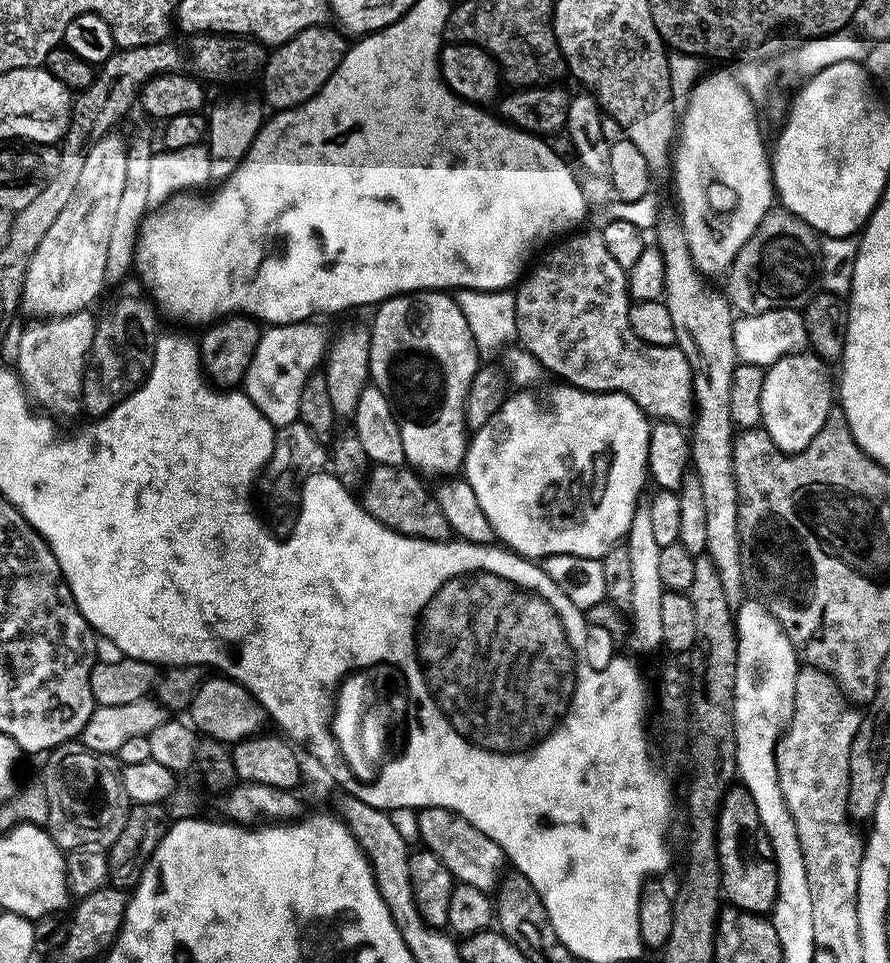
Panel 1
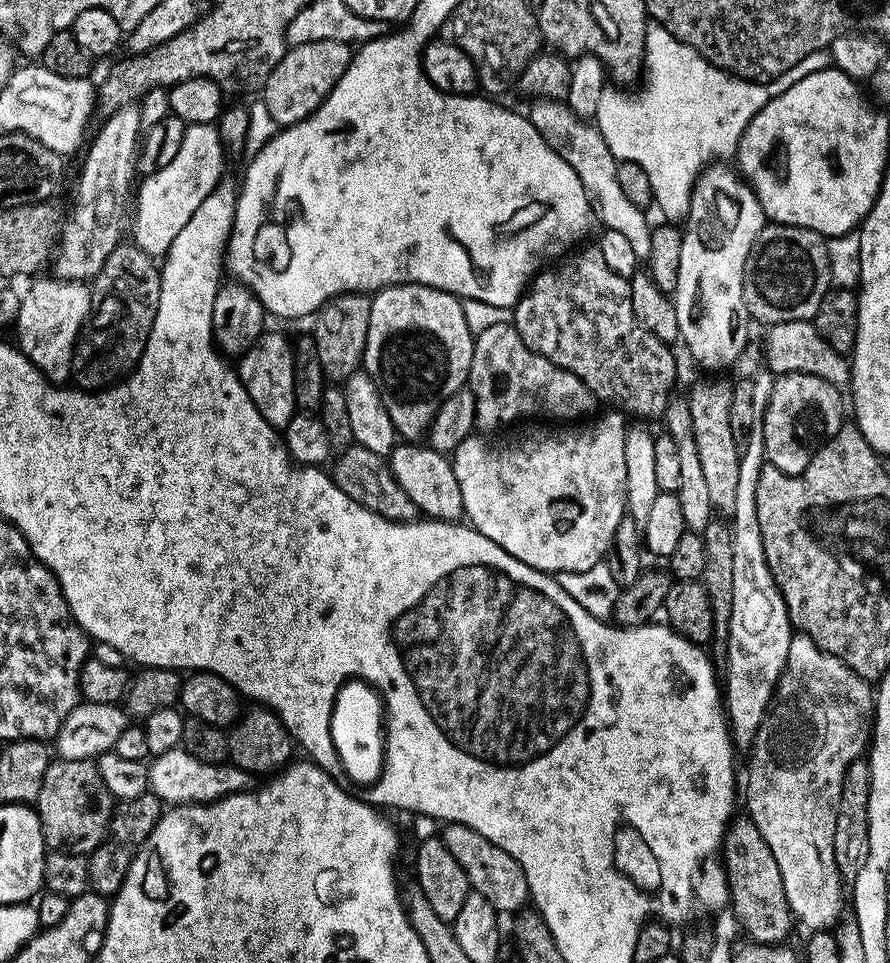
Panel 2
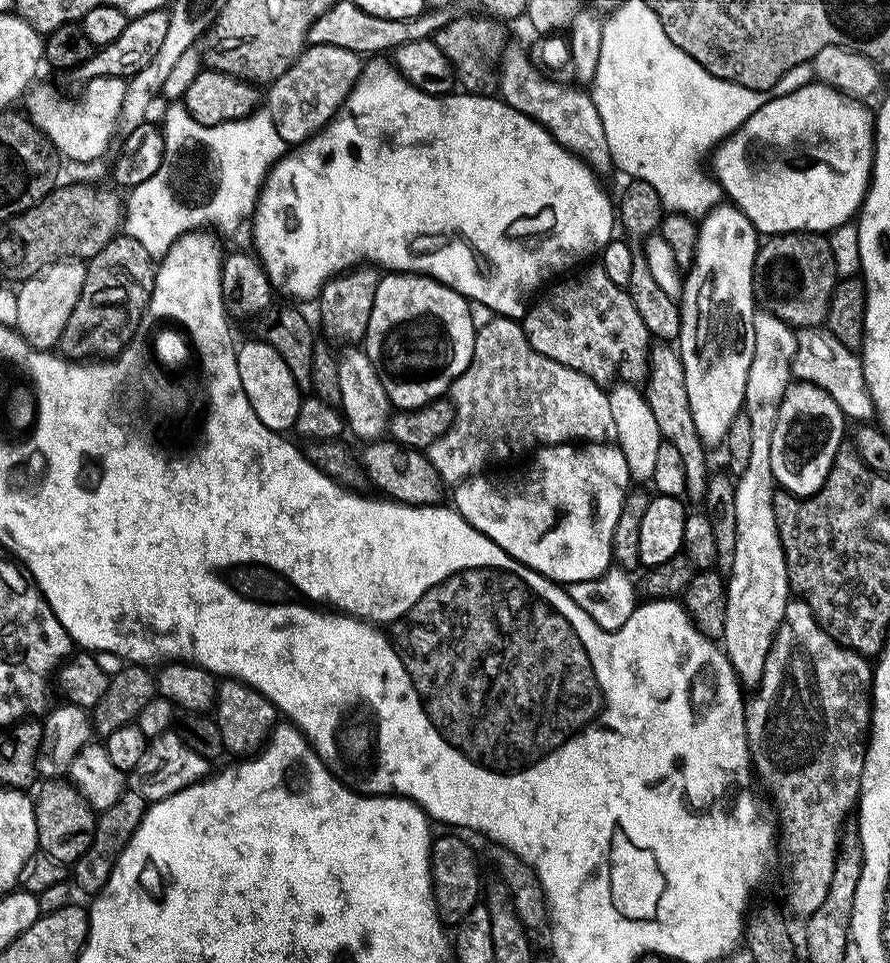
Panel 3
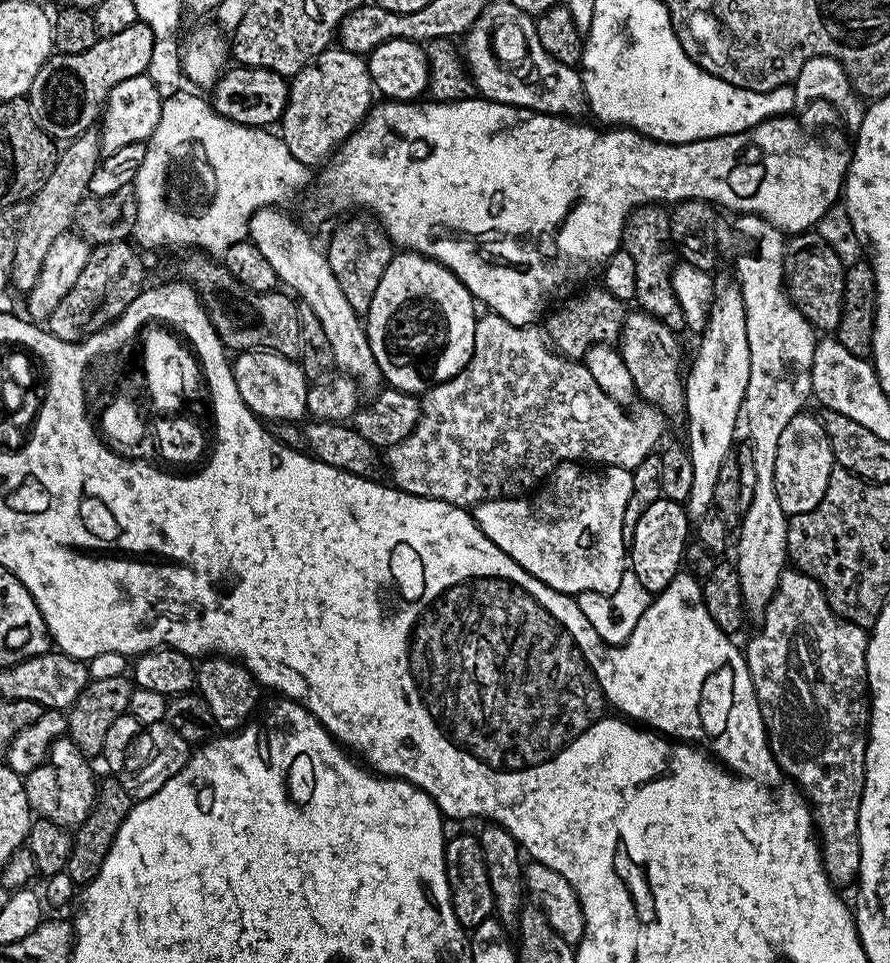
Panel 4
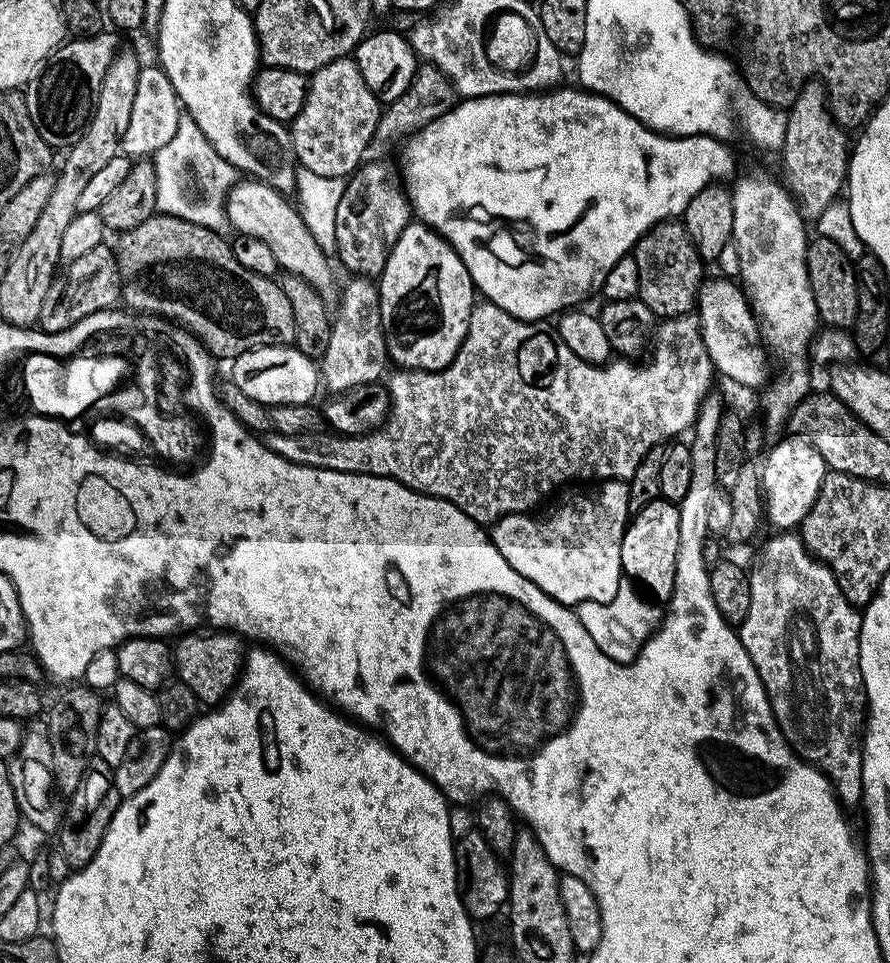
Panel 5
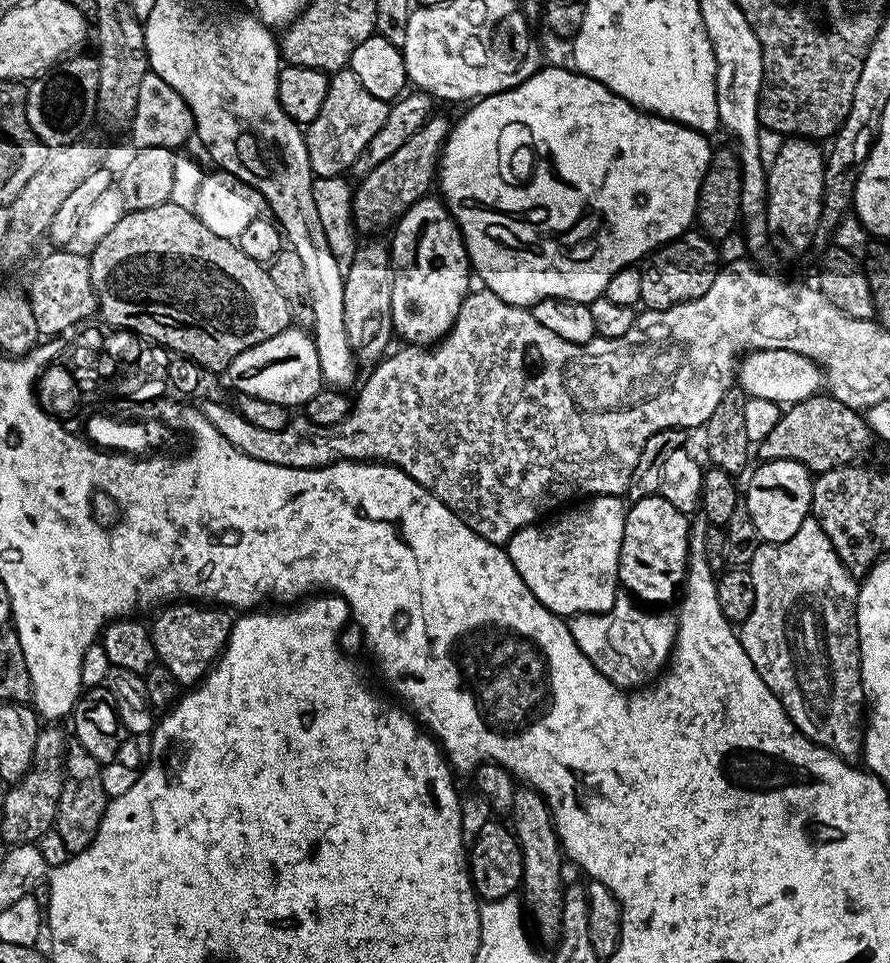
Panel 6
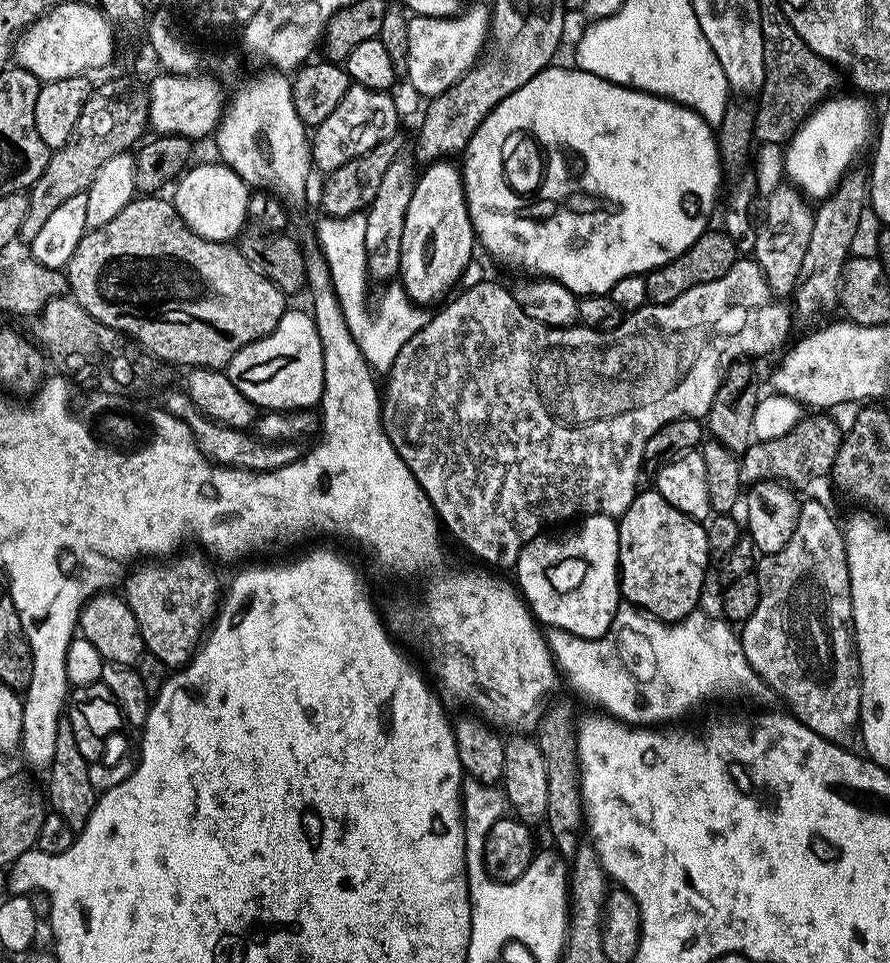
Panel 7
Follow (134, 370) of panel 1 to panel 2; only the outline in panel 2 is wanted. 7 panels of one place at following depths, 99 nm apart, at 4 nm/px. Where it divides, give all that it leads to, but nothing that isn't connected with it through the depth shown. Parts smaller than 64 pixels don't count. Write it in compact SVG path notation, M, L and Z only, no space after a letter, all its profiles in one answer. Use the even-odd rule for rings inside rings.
M121 242L106 258L90 287L92 310L72 351L72 376L75 387L97 393L130 375L142 358L158 310L160 268L135 243Z

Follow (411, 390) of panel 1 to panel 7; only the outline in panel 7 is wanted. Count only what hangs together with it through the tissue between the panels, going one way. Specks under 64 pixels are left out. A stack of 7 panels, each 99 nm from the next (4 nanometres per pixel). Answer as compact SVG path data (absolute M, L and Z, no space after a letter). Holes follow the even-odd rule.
M435 161L419 173L414 194L410 194L410 206L406 206L398 280L405 294L419 306L443 301L457 287L460 275L472 260L472 247L478 244L464 197L464 177L457 165L455 168L448 163L452 162Z

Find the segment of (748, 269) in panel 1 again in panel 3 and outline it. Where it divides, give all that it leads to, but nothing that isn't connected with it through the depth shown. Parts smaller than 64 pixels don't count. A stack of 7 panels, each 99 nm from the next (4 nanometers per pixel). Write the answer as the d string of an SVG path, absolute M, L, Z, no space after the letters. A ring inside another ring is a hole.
M784 232L781 236L767 237L757 247L754 283L762 297L763 307L791 324L793 329L818 328L827 321L837 279L834 254L827 235Z

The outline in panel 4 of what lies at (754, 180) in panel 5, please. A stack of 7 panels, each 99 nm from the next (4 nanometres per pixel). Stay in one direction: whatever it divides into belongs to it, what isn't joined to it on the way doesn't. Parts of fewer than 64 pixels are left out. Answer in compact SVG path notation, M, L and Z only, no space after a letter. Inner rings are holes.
M744 214L739 217L736 232L740 235L740 253L736 256L736 272L740 275L738 287L742 294L742 302L746 310L746 334L750 346L750 382L746 386L742 424L748 427L747 443L751 444L754 454L755 485L753 496L746 502L742 519L738 525L740 541L736 544L734 563L738 570L738 578L742 586L744 607L749 613L763 613L770 598L776 593L780 575L786 570L788 560L788 521L778 502L775 493L775 459L778 453L778 438L782 430L795 415L804 409L804 403L812 391L812 363L818 339L817 329L792 304L788 290L784 287L784 250L786 247L785 233L781 232L768 220L755 214Z

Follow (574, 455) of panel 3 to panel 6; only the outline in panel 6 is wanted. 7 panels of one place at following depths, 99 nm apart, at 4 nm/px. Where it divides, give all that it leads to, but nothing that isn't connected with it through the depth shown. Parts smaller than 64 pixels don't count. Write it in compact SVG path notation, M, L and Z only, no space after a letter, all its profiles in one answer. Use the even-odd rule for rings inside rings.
M594 496L572 507L541 524L527 524L506 545L510 562L534 598L561 618L583 612L608 612L614 606L626 515L625 501L618 496Z

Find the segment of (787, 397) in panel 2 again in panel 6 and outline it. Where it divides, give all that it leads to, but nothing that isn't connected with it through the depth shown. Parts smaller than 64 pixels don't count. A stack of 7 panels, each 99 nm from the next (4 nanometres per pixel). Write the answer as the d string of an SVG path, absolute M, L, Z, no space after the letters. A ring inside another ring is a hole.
M767 460L758 466L744 488L744 503L761 541L781 544L811 515L814 476L804 464L793 460Z

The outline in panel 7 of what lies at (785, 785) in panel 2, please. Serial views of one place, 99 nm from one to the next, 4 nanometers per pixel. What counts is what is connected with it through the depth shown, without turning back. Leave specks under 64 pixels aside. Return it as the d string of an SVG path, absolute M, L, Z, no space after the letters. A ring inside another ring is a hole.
M804 500L800 505L800 513L797 516L797 525L790 542L777 553L765 555L755 565L754 574L758 578L760 597L758 607L750 618L744 621L739 629L740 645L744 651L744 657L753 673L764 681L769 689L773 688L782 699L785 700L787 711L802 721L810 730L814 730L822 738L832 740L834 743L843 745L844 740L854 736L854 729L860 723L860 659L856 657L856 637L852 630L852 595L850 594L850 574L848 573L848 559L846 558L846 546L844 545L844 534L841 525L836 524L832 512L820 500Z

